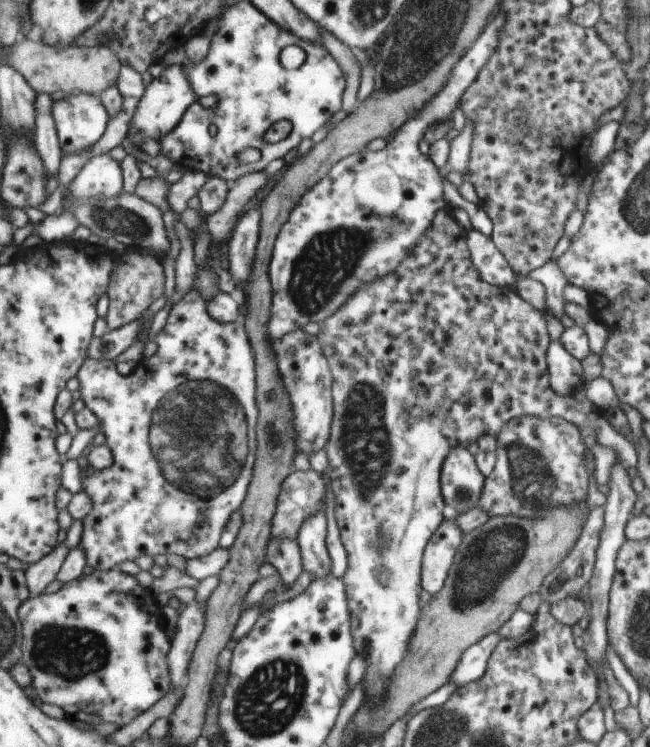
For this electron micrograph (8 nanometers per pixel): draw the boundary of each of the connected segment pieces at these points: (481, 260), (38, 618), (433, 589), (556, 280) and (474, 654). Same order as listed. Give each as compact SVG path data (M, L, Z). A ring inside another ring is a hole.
M472 229L466 232L466 242L473 253L474 266L482 279L491 285L514 288L516 276L491 236Z
M119 567L82 575L57 593L31 596L19 613L25 623L24 662L31 671L32 686L39 698L60 706L73 720L96 726L109 722L124 727L152 709L173 689L170 670L173 639L168 632L163 603L154 590L140 586L136 576L122 572Z
M446 518L441 528L433 534L425 550L422 569L422 588L428 594L435 595L443 586L454 562L454 555L460 548L465 534L458 528L456 518Z
M556 259L554 262L546 262L546 266L542 266L540 270L533 270L527 276L544 284L546 308L554 318L561 320L565 313L564 287L569 283L556 262Z
M497 632L490 633L482 637L474 646L466 649L460 664L457 665L456 672L450 678L450 682L454 682L460 688L478 680L486 670L493 649L502 639L502 636Z

